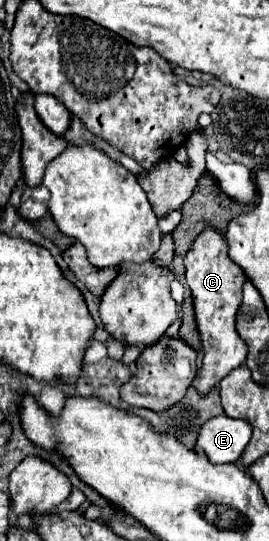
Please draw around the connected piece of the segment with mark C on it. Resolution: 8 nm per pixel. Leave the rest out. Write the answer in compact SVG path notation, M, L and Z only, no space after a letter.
M206 229L198 235L192 249L184 257L184 265L186 265L186 283L192 291L192 301L196 311L196 327L204 349L202 369L198 371L192 387L198 393L208 395L208 391L218 387L218 383L232 369L244 365L246 359L246 347L242 339L236 335L236 323L234 323L240 305L240 291L242 285L246 283L246 277L244 271L240 271L238 265L228 257L228 245L224 235L212 229Z

